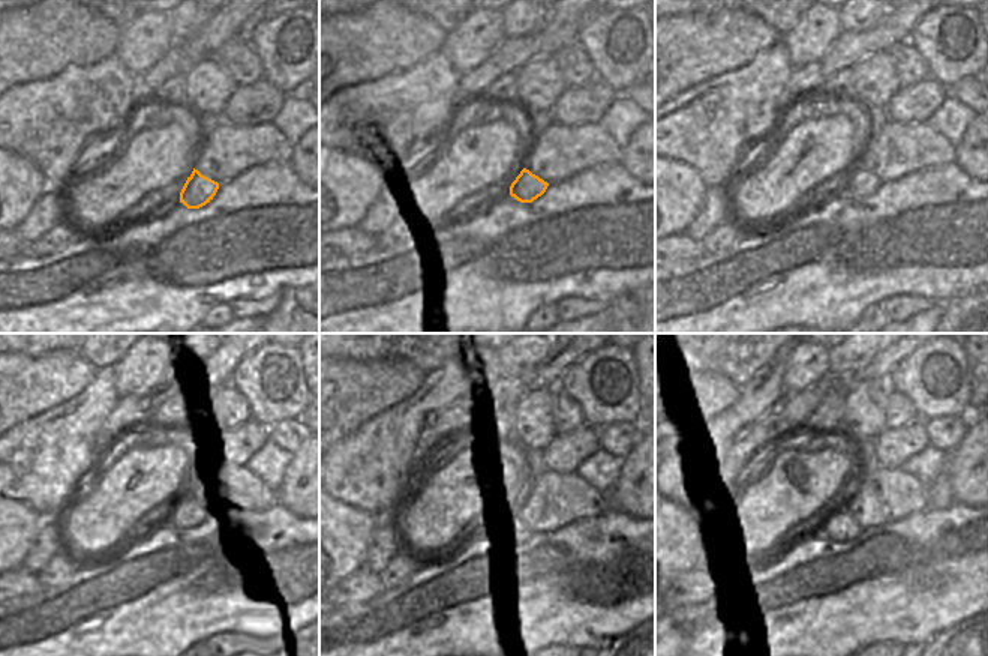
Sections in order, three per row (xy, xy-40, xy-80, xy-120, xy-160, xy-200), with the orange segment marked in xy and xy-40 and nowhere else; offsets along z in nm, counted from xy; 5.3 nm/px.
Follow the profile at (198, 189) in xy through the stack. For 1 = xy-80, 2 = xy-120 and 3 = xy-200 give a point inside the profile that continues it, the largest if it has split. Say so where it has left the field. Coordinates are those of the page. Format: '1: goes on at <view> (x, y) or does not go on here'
1: goes on at xy-80 (861, 182)
2: goes on at xy-120 (186, 514)
3: goes on at xy-200 (840, 526)

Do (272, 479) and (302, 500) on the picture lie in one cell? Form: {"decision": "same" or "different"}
{"decision": "different"}

